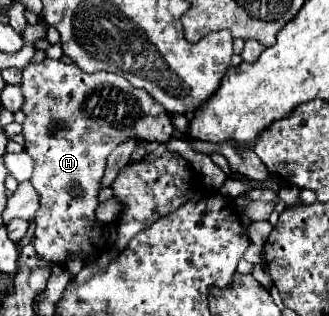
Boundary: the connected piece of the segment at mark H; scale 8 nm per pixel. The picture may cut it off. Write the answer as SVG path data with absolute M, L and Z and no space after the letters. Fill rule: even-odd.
M45 58L23 68L23 138L25 152L33 158L33 188L39 192L33 244L39 258L65 264L73 256L101 254L103 224L95 218L97 194L105 162L121 142L135 138L147 142L169 142L175 126L171 114L151 100L147 92L131 86L123 76L111 72L85 74L75 64Z

